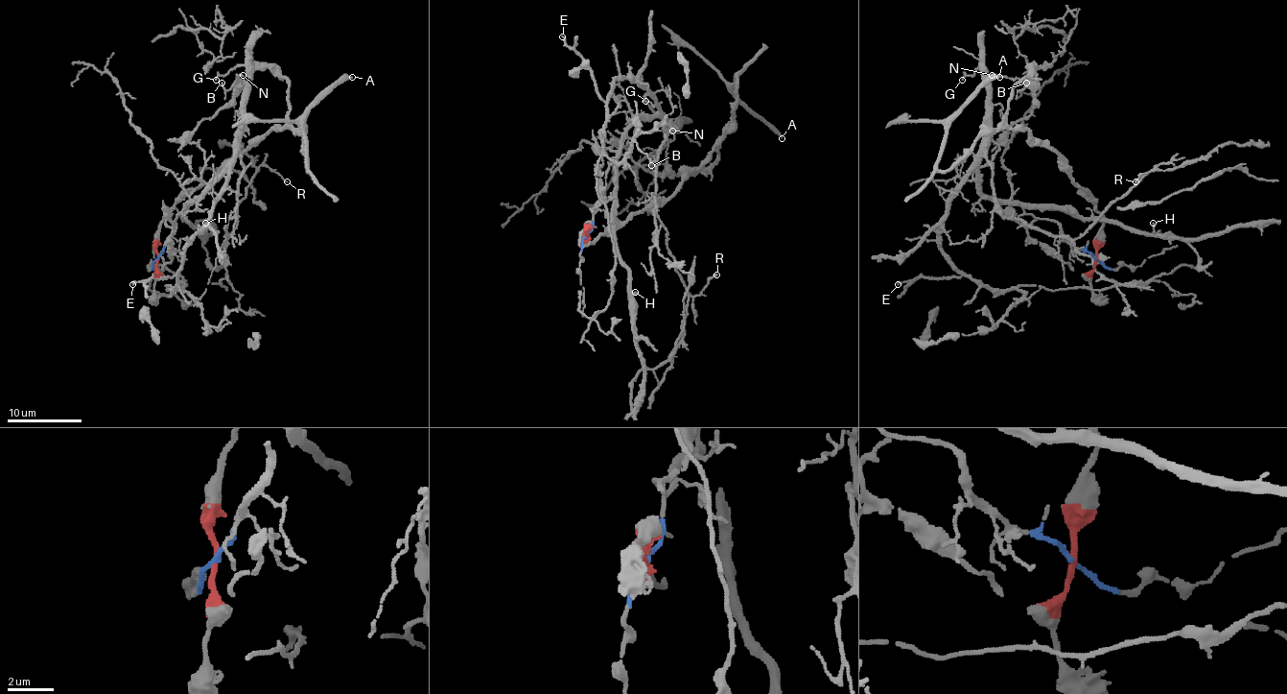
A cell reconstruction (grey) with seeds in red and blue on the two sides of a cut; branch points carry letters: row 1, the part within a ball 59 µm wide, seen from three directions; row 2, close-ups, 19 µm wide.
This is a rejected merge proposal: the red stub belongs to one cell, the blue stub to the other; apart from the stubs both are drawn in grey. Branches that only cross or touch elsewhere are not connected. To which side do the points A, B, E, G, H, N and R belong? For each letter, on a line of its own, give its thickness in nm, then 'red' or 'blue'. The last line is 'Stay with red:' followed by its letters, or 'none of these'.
A: 220 nm thick; red
B: 110 nm thick; red
E: 190 nm thick; blue
G: 140 nm thick; blue
H: 160 nm thick; blue
N: 240 nm thick; red
R: 130 nm thick; blue
Stay with red: A, B, N

